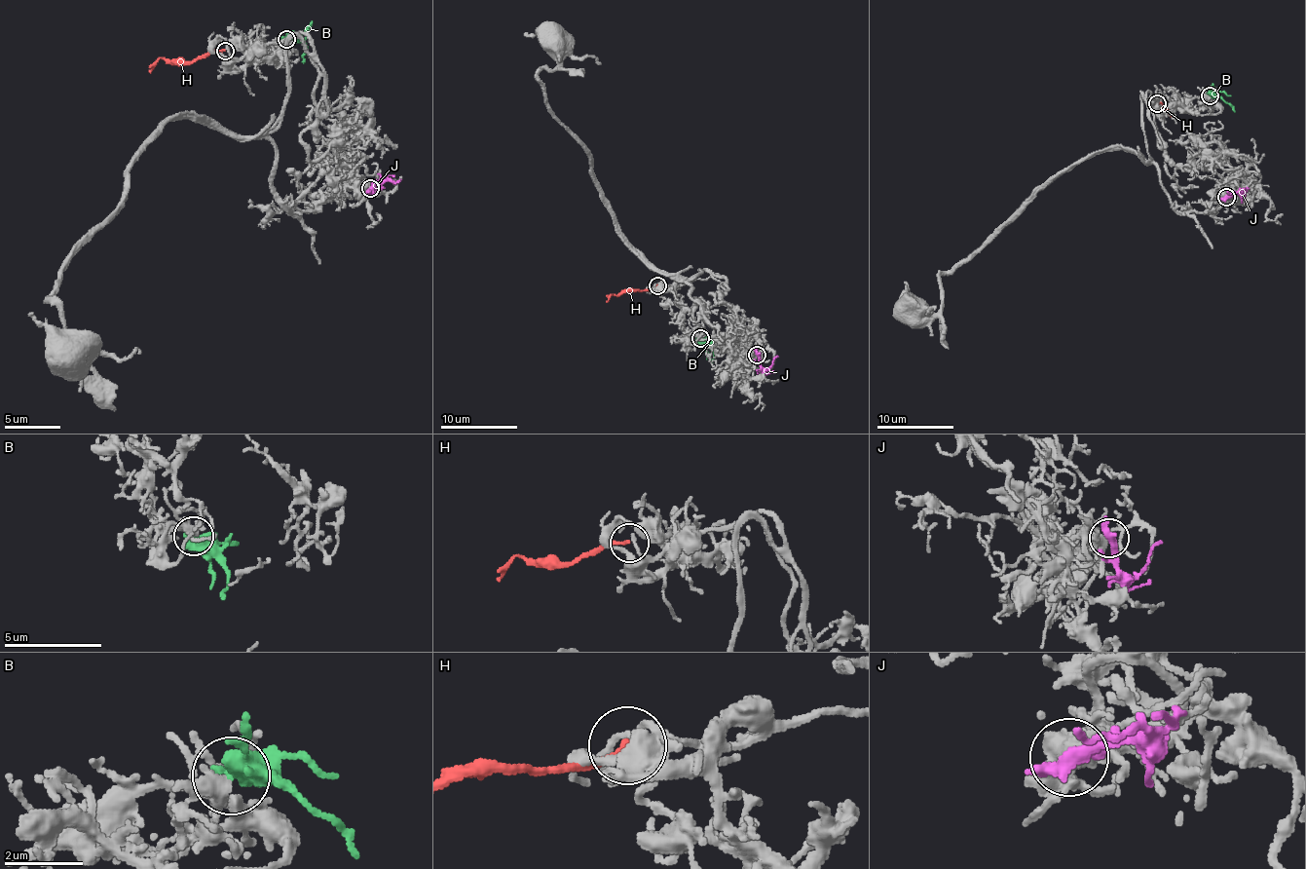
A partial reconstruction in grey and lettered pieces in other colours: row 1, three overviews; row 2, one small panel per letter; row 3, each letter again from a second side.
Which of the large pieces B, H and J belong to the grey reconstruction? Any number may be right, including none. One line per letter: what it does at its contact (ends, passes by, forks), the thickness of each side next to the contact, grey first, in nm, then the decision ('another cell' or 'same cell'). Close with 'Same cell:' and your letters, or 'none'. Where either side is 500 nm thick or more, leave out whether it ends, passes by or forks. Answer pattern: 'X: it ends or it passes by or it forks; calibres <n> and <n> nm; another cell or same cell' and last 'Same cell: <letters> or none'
B: calibres 280 and 650 nm; same cell
H: it ends; calibres 170 and 160 nm; another cell
J: calibres 360 and 500 nm; another cell
Same cell: B

